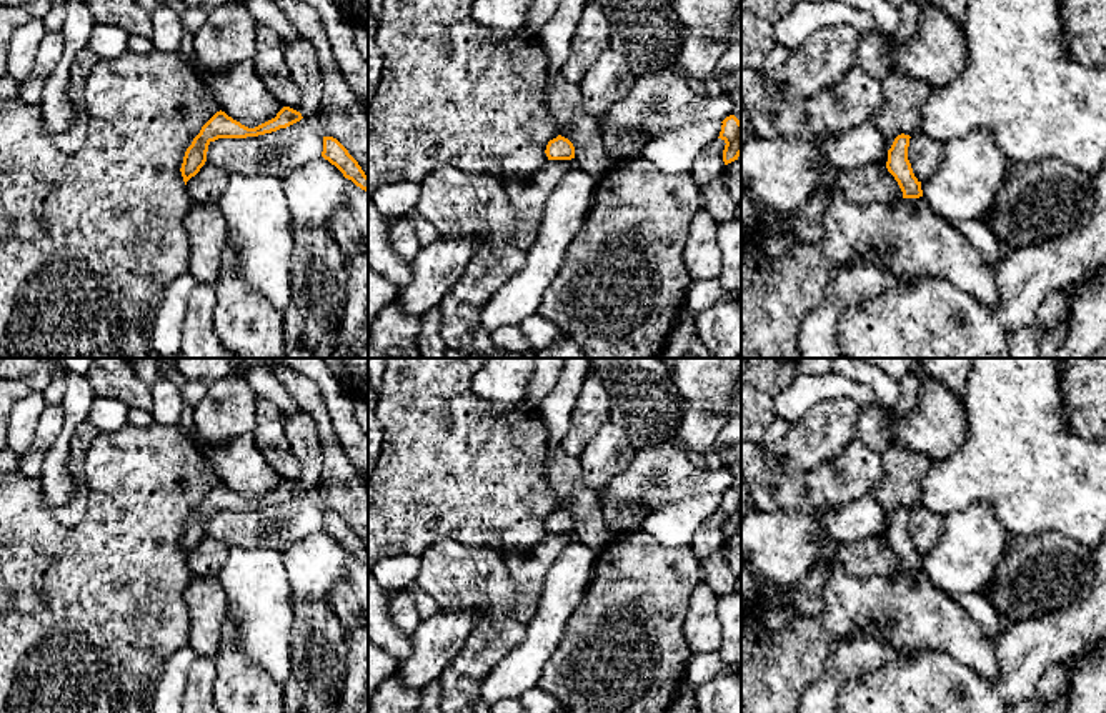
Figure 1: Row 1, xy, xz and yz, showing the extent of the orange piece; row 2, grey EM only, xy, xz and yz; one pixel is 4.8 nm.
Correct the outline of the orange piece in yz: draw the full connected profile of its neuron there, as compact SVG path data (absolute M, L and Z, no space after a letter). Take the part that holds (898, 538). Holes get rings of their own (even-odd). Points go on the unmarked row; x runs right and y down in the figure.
M898 508L888 523L886 541L898 555L903 571L923 570L921 555L914 550L908 533L909 508Z

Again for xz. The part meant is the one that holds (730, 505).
M730 488L721 496L718 511L726 516L723 523L723 535L728 538L741 528L741 495L735 488Z

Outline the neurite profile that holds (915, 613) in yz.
M823 538L818 555L818 563L830 565L821 611L821 620L828 631L836 636L849 636L866 623L876 623L884 633L884 645L896 651L944 651L953 660L973 668L983 680L989 683L999 680L998 638L988 636L969 613L933 583L923 570L901 571L896 578L874 576L861 580L834 560L838 545L831 538Z

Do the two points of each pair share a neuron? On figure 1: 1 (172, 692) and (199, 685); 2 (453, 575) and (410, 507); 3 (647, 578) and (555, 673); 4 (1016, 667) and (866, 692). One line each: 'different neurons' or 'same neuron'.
1: different neurons
2: different neurons
3: same neuron
4: same neuron

